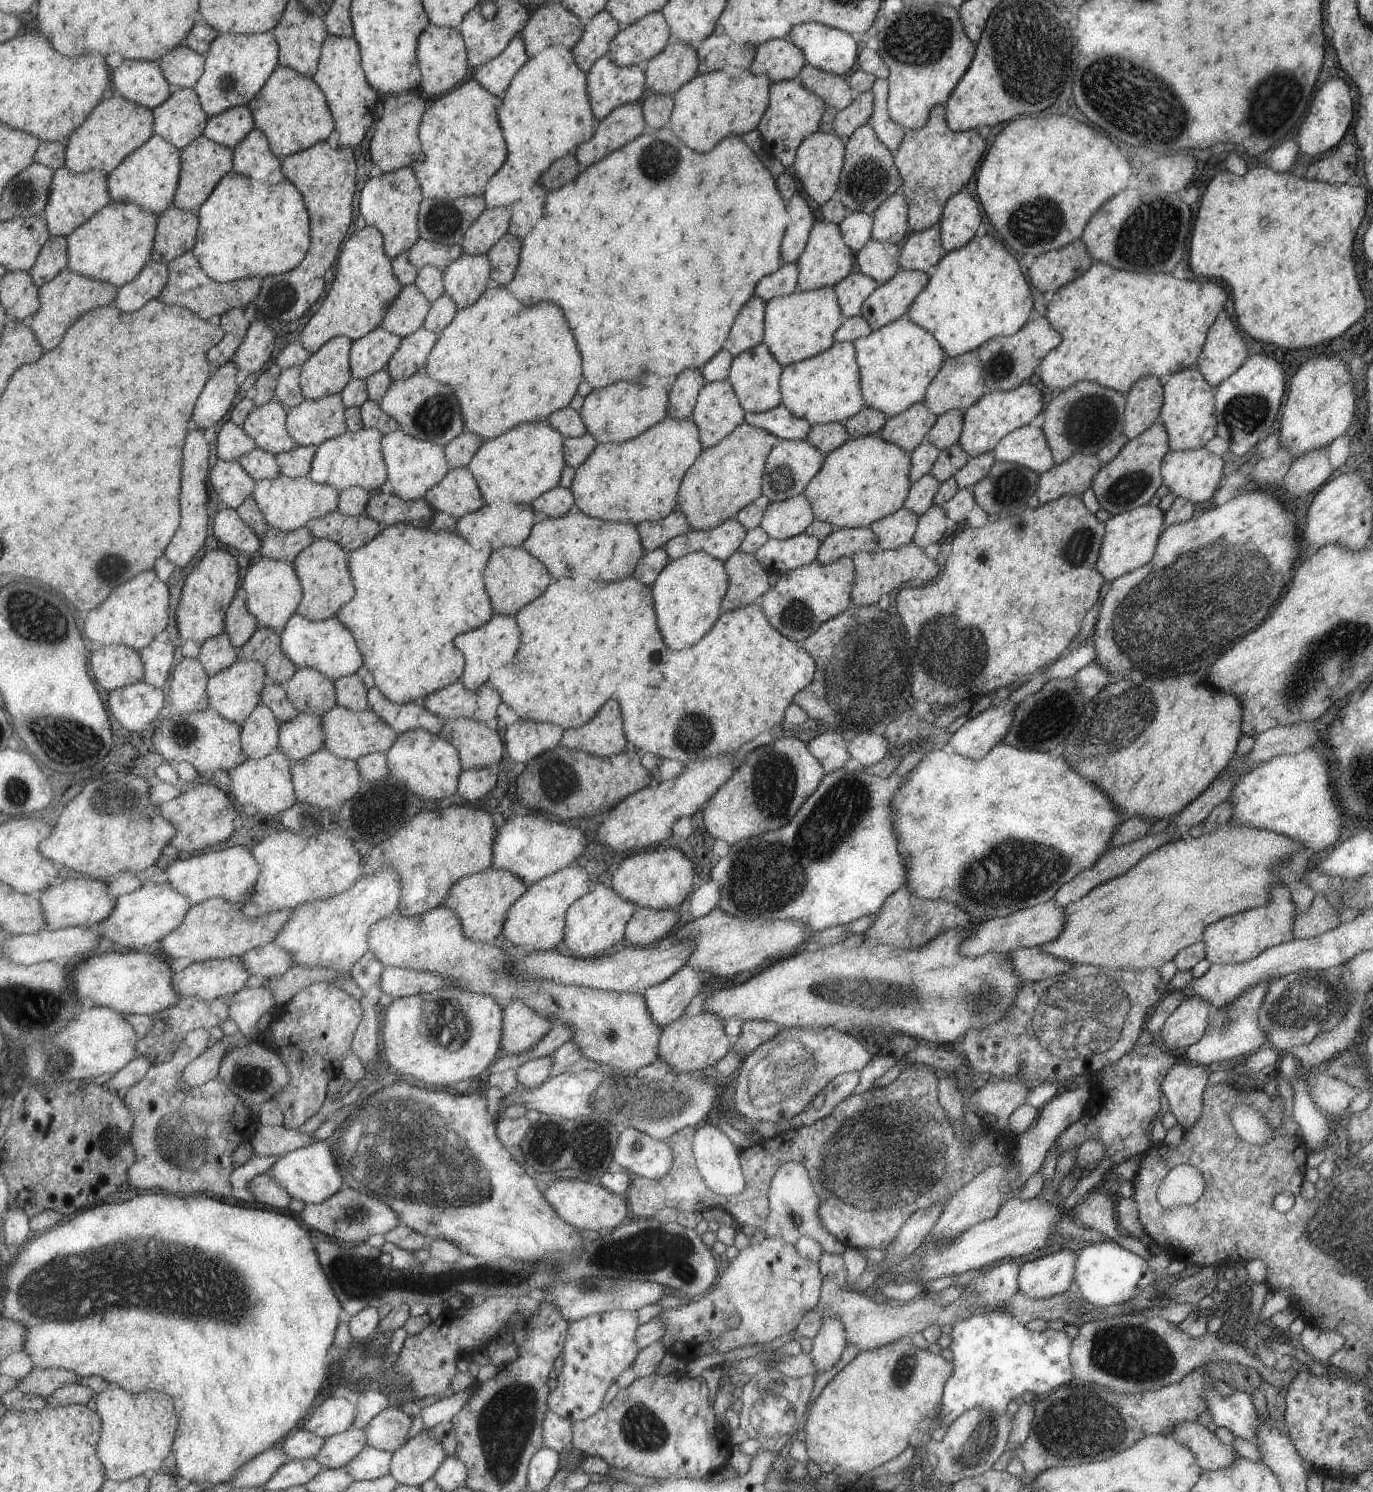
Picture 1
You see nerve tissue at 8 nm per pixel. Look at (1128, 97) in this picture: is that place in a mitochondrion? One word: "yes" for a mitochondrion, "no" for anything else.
yes

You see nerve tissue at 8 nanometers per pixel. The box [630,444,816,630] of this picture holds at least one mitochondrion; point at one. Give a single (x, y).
(782, 479)

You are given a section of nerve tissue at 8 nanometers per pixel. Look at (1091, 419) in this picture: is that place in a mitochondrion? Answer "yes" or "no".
yes

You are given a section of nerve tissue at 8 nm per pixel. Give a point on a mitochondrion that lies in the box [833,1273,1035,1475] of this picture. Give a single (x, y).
(986, 1438)

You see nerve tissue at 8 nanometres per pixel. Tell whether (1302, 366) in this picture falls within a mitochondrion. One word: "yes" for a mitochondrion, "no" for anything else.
no

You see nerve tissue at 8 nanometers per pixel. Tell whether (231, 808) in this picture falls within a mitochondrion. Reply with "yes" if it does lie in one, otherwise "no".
no

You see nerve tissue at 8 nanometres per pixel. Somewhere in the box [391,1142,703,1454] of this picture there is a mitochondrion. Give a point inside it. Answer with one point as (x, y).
(650, 1250)

